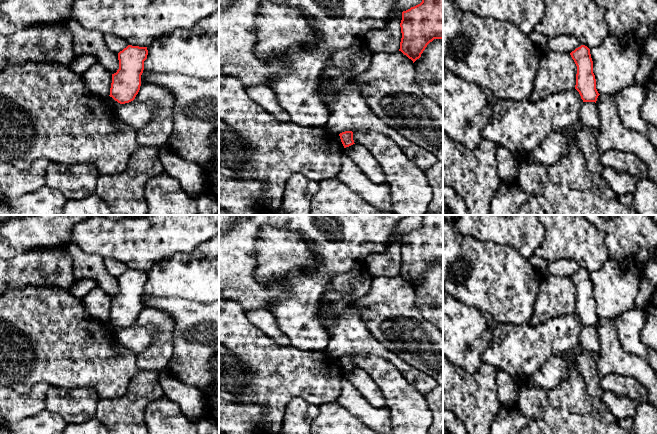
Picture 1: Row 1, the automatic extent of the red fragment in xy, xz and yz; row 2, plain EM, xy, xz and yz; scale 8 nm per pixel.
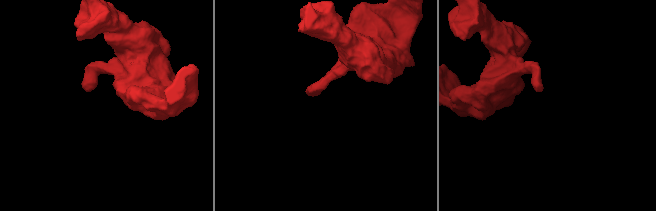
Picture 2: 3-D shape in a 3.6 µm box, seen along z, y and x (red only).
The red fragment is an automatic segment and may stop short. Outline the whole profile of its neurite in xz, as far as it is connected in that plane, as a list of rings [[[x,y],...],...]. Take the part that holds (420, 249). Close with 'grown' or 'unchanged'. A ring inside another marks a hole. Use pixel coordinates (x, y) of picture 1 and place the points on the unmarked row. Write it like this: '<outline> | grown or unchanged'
[[[422,215],[422,226],[402,236],[400,273],[413,285],[434,263],[443,264],[443,215]]] | unchanged

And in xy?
[[[128,269],[118,277],[119,293],[112,298],[110,321],[120,328],[133,325],[141,310],[147,271]]] | unchanged

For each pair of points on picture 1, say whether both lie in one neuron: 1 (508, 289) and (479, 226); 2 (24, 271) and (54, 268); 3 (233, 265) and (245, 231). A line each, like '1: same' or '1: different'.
1: different
2: same
3: same

